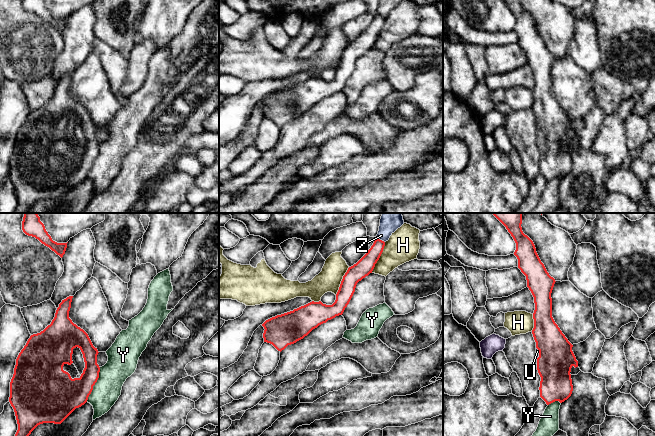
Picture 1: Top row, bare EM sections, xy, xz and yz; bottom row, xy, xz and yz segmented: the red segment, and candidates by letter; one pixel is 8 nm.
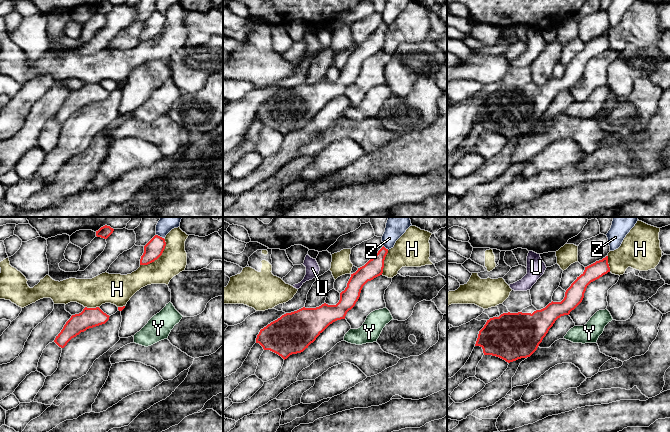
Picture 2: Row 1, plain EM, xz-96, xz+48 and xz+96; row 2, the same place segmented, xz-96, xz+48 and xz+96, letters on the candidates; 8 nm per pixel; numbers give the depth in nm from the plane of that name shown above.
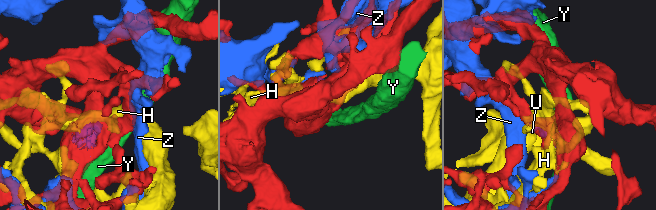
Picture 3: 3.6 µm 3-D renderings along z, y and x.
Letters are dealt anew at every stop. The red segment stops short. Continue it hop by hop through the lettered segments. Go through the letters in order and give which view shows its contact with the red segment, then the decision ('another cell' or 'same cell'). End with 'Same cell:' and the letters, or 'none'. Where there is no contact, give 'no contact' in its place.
H: contact in xz; another cell
U: contact in yz; same cell
Y: contact in xy; another cell
Z: contact in xz; another cell
Same cell: U

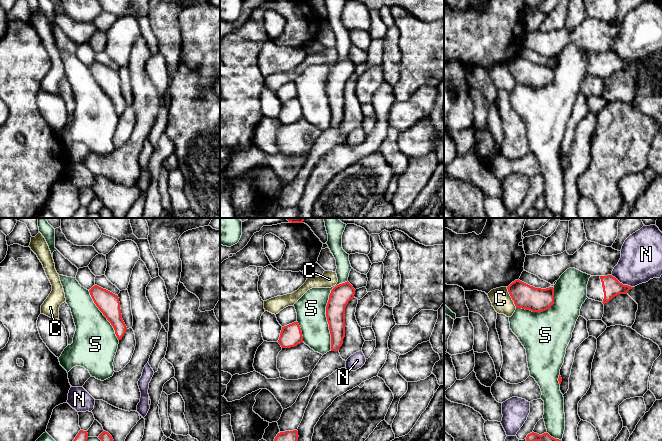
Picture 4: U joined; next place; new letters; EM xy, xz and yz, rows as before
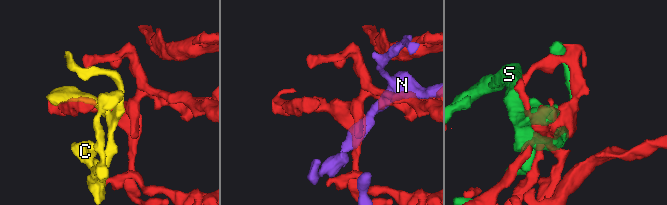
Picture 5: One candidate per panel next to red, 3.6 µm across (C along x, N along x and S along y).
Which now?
C: contact in yz; another cell
N: contact in yz; another cell
S: contact in xz; another cell
Same cell: none

